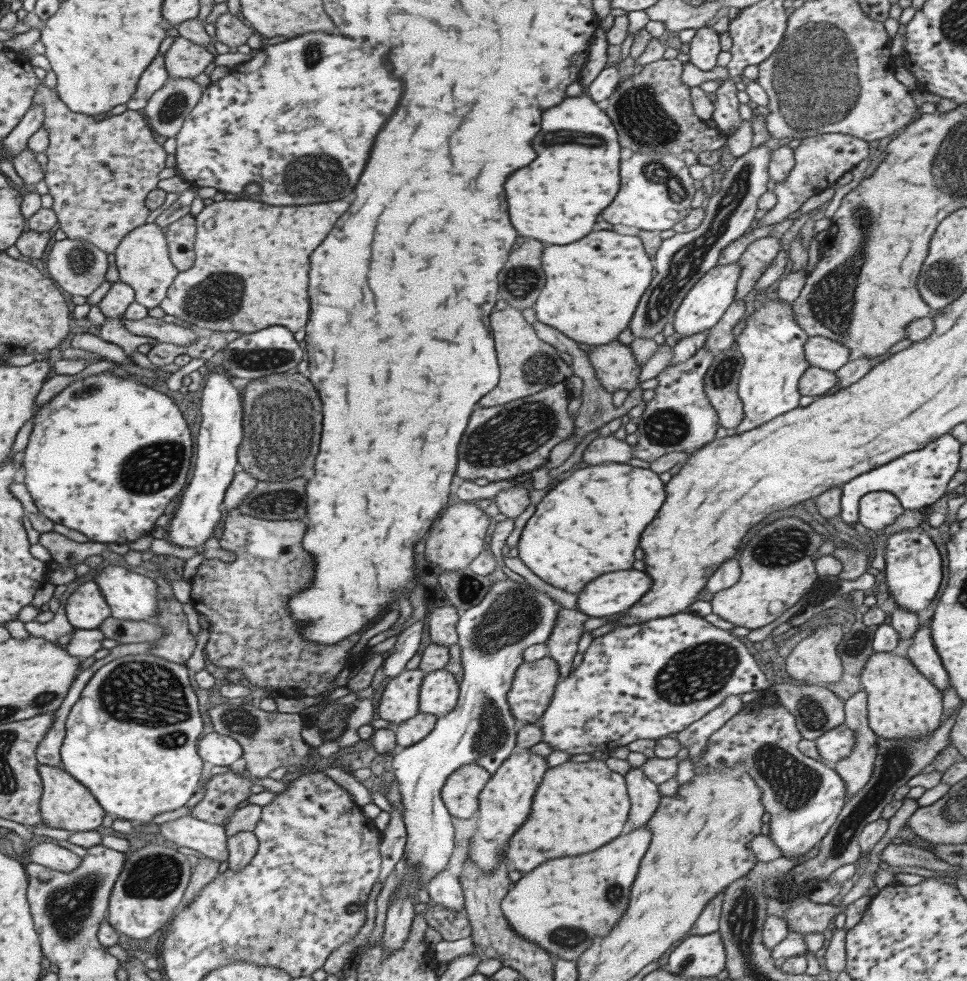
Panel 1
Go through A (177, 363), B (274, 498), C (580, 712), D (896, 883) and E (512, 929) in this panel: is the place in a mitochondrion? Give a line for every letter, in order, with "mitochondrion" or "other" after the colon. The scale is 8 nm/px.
A: other
B: mitochondrion
C: other
D: other
E: other

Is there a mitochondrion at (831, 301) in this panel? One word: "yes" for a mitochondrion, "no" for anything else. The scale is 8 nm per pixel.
yes

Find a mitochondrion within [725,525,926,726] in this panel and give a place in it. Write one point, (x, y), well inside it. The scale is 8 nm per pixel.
(852, 648)

